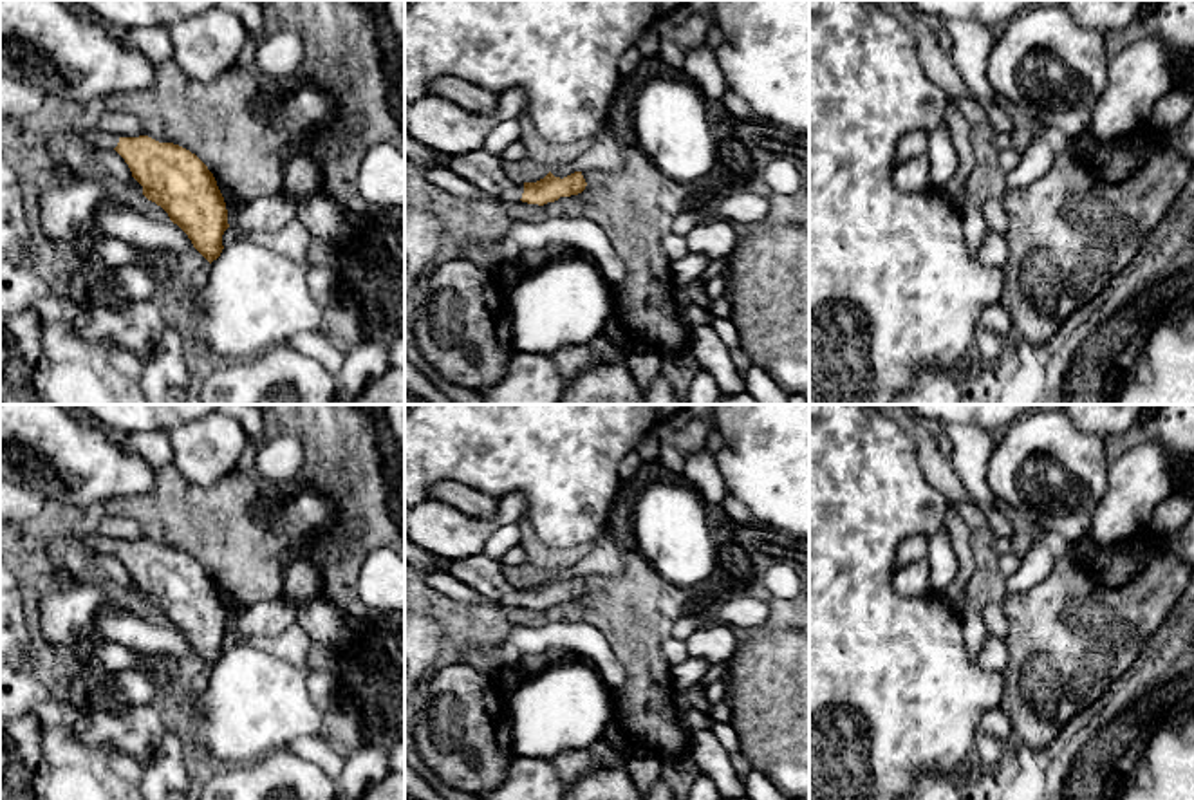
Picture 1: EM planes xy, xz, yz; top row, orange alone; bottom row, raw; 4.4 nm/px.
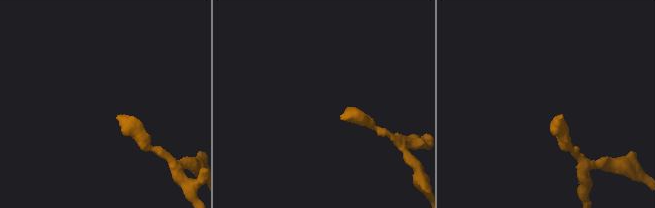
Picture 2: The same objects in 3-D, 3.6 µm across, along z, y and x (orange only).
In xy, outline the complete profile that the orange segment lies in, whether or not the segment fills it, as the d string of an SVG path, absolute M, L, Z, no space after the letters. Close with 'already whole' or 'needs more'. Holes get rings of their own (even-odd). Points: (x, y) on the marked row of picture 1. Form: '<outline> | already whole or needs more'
M98 128L78 139L87 148L116 150L143 186L143 195L168 213L193 247L210 264L220 256L228 209L213 173L195 153L148 135L119 137Z | needs more

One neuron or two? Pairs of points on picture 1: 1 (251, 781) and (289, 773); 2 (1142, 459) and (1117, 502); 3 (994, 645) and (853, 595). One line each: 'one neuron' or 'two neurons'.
1: one neuron
2: one neuron
3: two neurons

